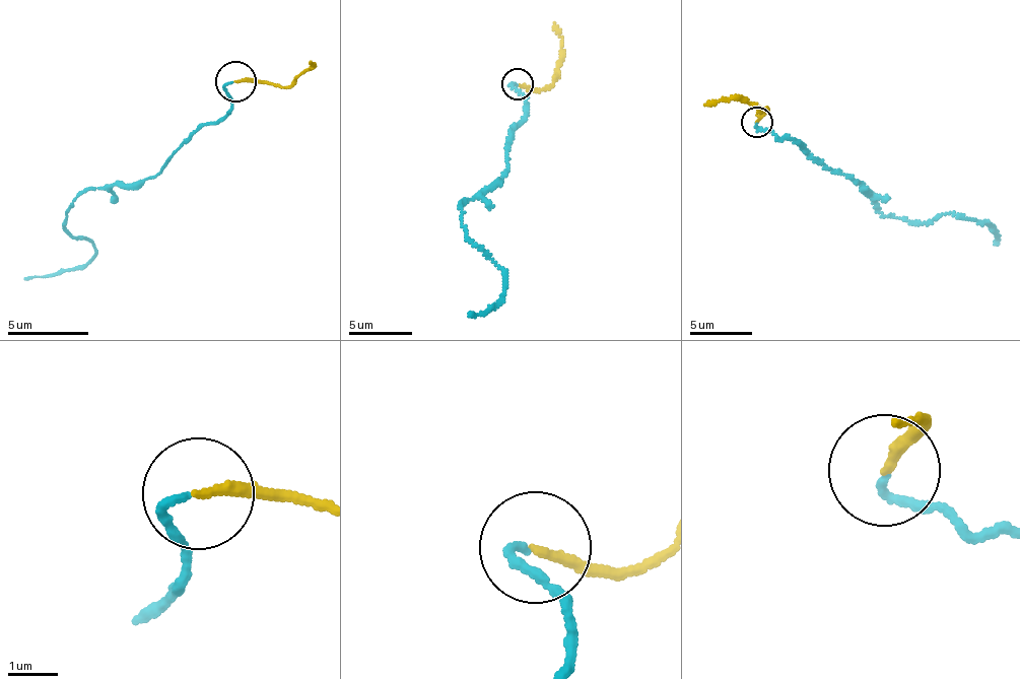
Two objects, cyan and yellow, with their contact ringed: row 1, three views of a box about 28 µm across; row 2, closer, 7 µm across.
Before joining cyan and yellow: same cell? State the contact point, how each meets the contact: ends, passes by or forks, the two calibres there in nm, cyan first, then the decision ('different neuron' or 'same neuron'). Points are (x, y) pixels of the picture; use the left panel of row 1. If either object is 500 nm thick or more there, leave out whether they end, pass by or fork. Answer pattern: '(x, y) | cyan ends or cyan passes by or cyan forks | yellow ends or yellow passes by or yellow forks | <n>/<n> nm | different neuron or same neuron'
(235, 81) | cyan ends | yellow ends | 140/180 nm | same neuron

